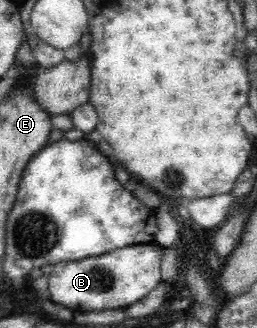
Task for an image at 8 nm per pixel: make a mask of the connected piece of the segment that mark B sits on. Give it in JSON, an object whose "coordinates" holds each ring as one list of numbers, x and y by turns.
{"coordinates":[[143,243,71,262,57,262,49,274,49,300,77,312,127,308,145,298,162,282,159,264,163,250,160,245]]}

